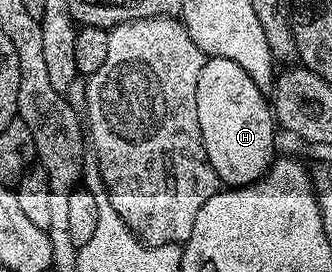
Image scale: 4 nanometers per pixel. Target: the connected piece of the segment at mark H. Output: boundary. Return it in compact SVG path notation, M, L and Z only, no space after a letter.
M207 57L204 68L200 68L196 120L200 120L204 152L223 187L251 186L269 170L276 157L276 119L271 103L248 73L232 60Z

